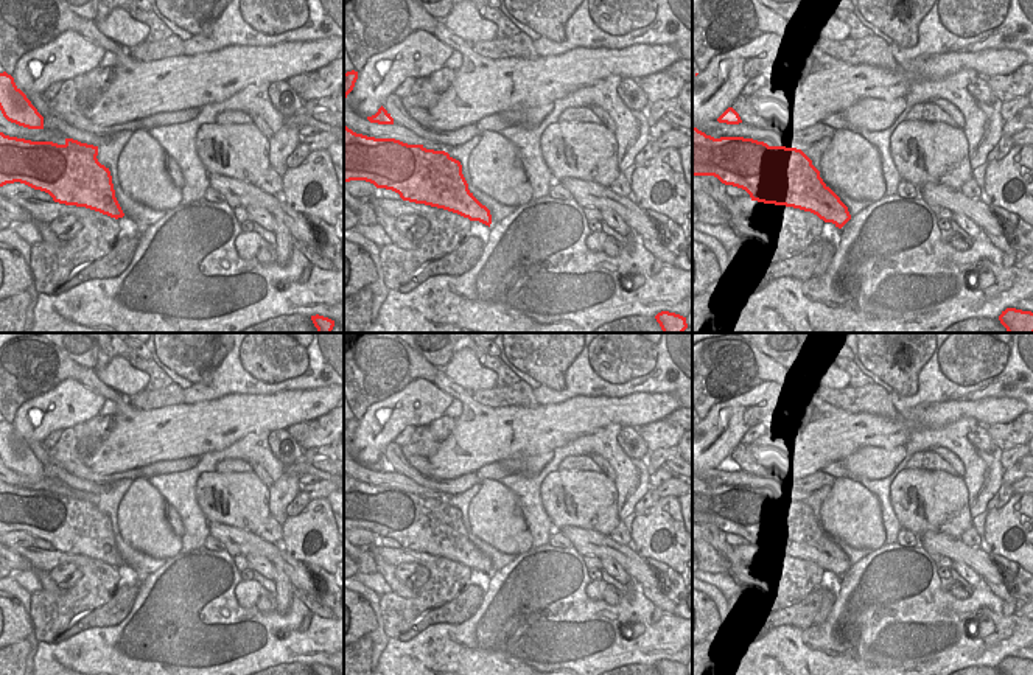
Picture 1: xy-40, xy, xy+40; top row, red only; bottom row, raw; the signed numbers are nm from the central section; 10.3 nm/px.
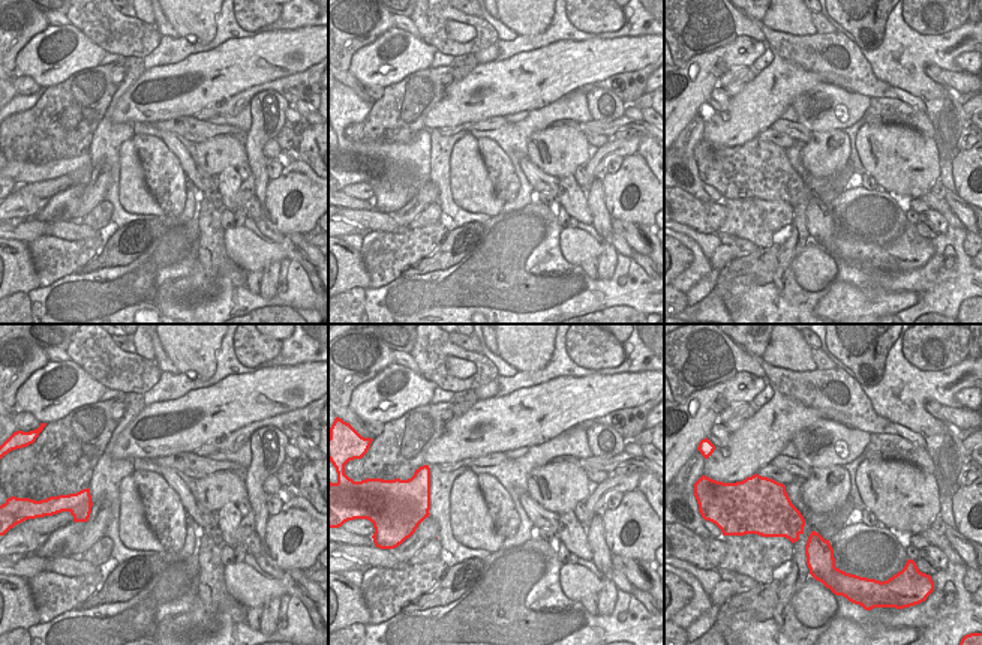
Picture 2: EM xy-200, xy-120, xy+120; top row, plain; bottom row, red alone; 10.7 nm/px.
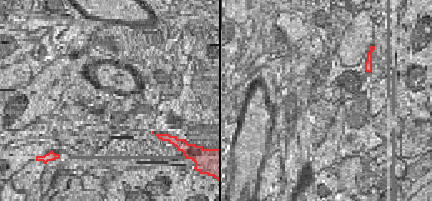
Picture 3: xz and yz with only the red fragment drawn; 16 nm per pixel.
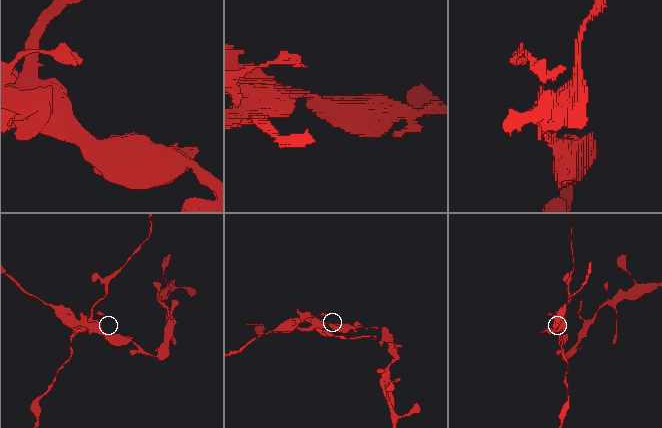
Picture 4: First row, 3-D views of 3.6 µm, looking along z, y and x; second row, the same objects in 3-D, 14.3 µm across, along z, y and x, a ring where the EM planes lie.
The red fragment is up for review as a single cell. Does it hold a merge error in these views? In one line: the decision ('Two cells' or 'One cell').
Two cells.

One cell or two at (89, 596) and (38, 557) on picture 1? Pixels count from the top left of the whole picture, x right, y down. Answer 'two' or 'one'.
one

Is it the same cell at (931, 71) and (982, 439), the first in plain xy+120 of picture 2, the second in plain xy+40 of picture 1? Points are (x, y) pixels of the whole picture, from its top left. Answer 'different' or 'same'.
same

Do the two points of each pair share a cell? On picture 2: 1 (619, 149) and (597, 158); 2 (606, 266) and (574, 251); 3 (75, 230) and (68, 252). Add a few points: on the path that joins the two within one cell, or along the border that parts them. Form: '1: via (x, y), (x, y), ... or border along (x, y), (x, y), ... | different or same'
1: via (613, 149), (603, 153) | same
2: border along (601, 243), (601, 252), (597, 257) | different
3: border along (99, 234), (75, 240), (48, 236) | different

